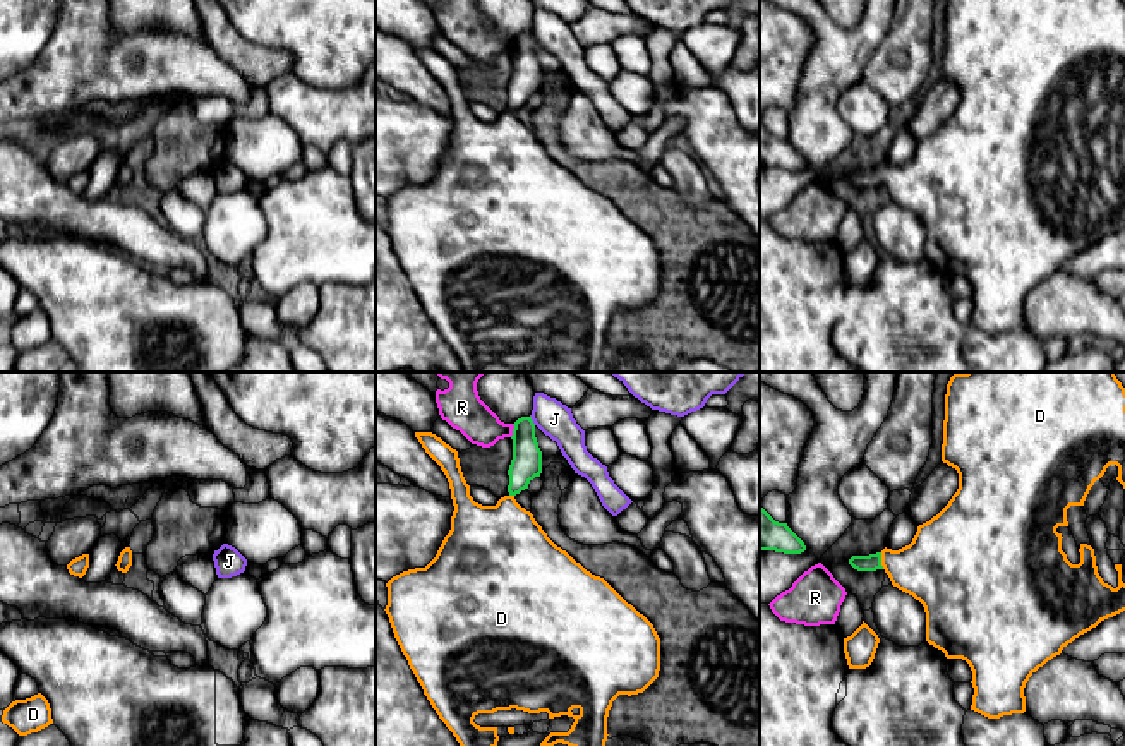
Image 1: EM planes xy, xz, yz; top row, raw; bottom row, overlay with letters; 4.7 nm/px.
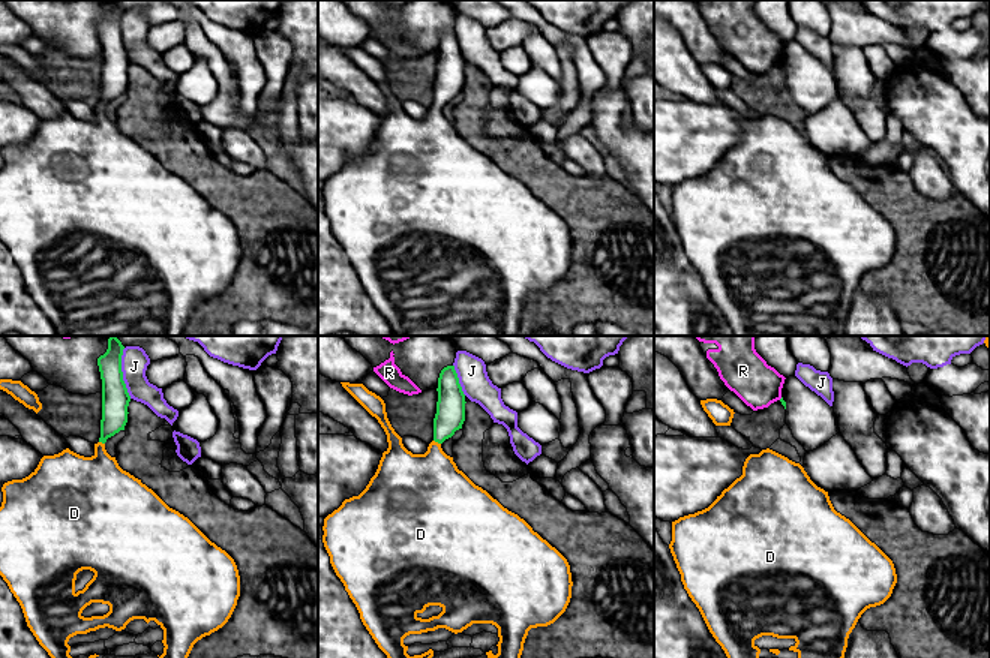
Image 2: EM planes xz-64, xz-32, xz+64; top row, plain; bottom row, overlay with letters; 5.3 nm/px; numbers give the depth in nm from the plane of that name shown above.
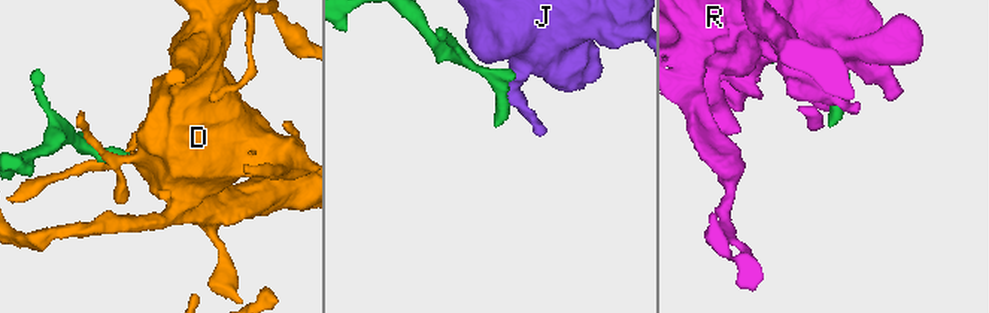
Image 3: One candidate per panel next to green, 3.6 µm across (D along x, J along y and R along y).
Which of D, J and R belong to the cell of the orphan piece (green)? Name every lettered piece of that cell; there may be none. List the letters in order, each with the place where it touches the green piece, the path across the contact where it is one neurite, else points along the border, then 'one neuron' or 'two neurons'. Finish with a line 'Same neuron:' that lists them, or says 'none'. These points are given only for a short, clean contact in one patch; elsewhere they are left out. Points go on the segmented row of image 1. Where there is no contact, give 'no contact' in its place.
D: meets green in yz at (880, 561); runs through yz (873, 561), (880, 561), (933, 566); one neuron
J: meets green in xz at (532, 421); border along xz (530, 415), (535, 424); two neurons
R: meets green in xz at (513, 431); two neurons
Same neuron: D

